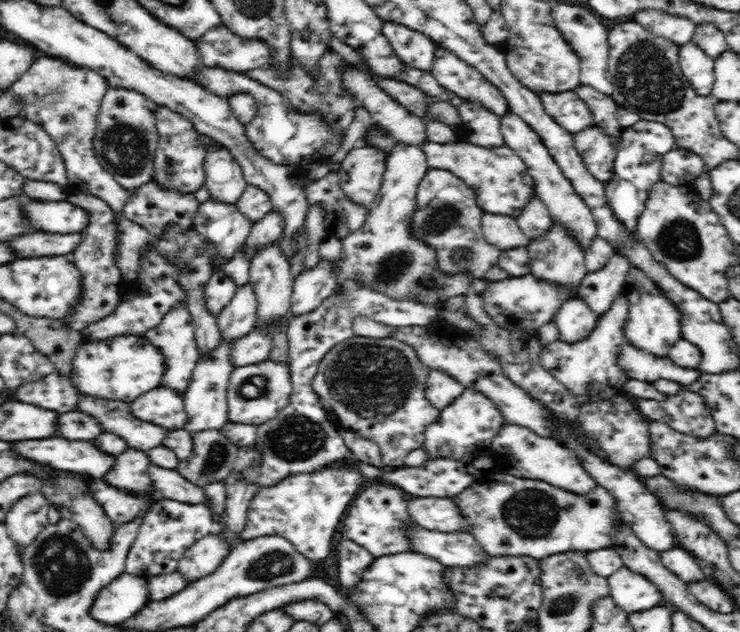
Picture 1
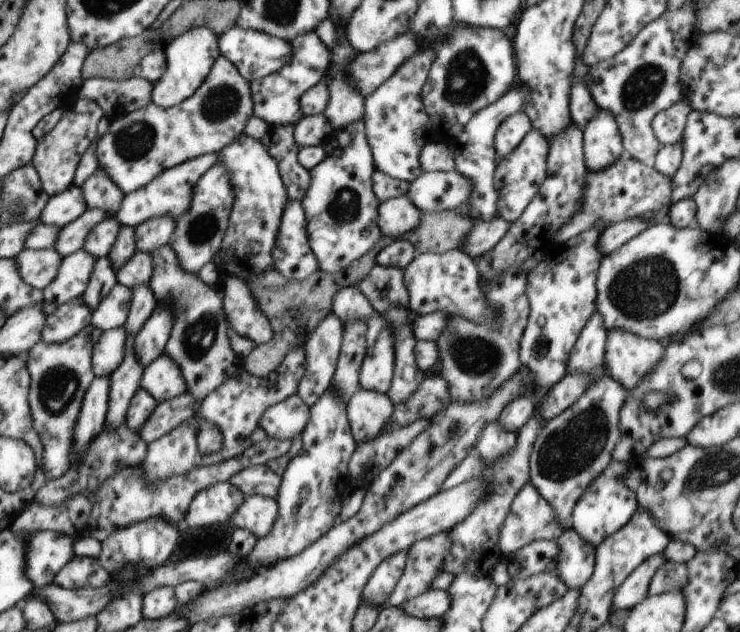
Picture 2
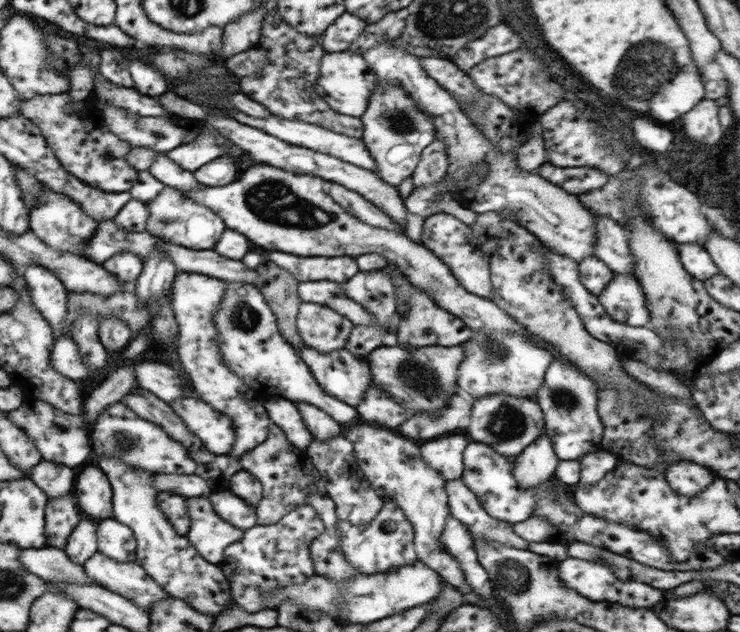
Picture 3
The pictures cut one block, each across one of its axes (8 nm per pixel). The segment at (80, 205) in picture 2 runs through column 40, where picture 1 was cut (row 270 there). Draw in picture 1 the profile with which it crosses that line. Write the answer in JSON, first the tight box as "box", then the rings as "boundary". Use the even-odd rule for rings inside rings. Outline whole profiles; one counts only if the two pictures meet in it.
{"box":[193,198,254,271],"boundary":[[[211,198],[199,204],[197,216],[193,221],[193,227],[201,236],[215,244],[217,257],[213,260],[213,266],[216,271],[223,270],[224,264],[243,246],[252,226],[254,223],[238,211],[237,205]]]}

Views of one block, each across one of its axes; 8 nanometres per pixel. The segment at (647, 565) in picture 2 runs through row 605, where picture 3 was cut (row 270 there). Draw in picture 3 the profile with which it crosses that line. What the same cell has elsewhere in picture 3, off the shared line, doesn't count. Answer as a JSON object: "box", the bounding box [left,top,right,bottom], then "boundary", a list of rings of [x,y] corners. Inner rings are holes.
{"box":[594,215,634,277],"boundary":[[[594,215],[597,221],[594,255],[602,259],[615,274],[634,277],[634,255],[630,251],[630,232],[614,220]]]}

